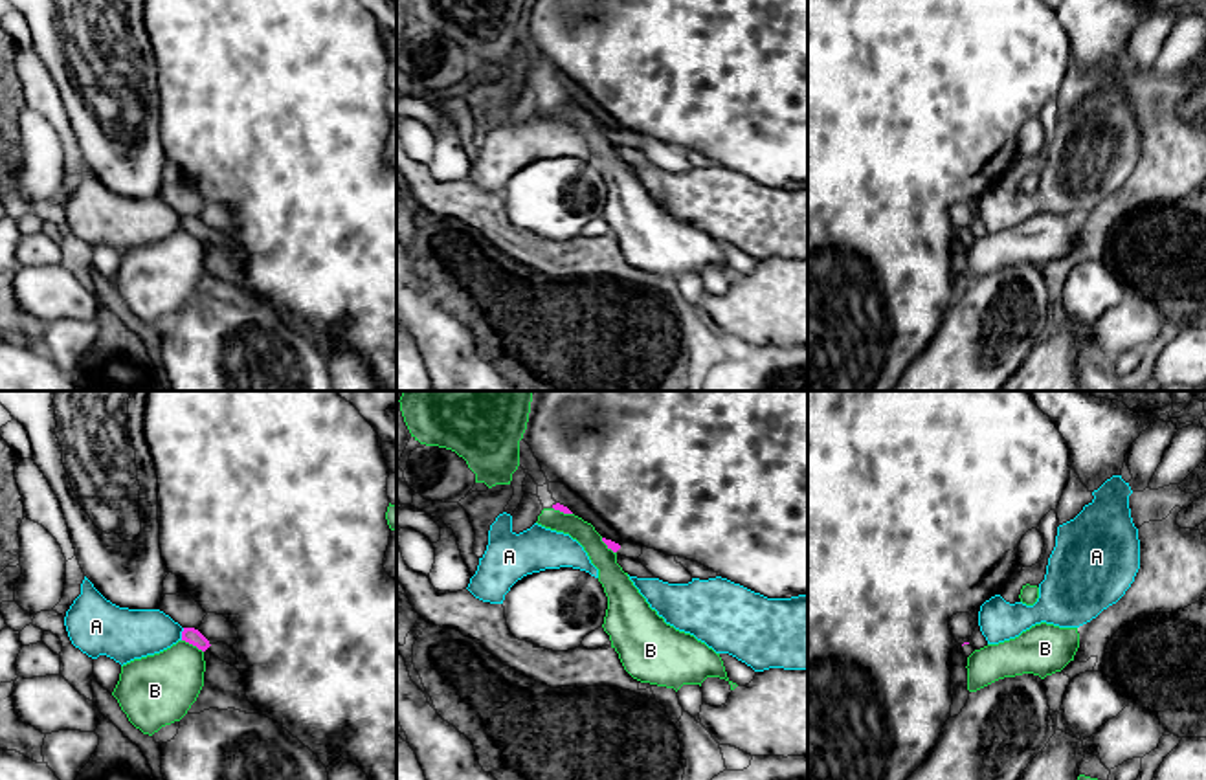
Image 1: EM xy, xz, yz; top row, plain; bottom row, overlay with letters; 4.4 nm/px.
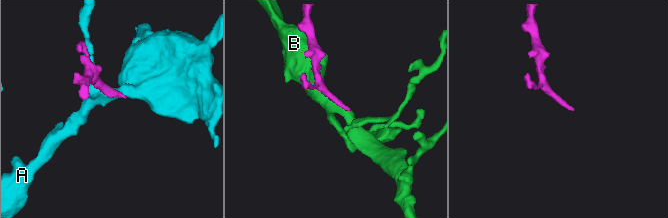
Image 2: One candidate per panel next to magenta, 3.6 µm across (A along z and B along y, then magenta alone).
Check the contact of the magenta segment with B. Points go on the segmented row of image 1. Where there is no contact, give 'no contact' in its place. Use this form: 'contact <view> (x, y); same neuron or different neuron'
contact xy (193, 645); different neuron

